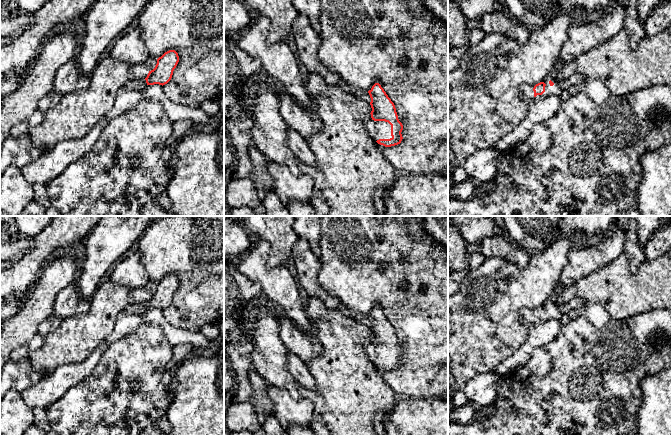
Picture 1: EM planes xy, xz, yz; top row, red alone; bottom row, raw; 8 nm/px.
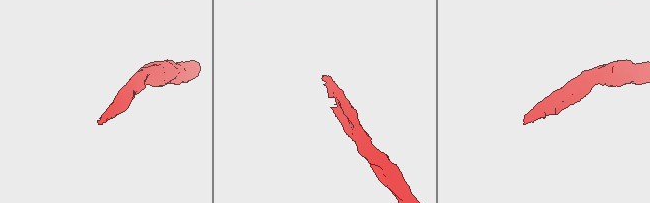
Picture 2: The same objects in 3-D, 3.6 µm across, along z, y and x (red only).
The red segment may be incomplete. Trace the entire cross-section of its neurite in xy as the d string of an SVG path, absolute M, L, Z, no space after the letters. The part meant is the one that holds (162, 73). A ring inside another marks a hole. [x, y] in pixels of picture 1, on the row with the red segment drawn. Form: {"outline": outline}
{"outline": "M169 50L157 59L155 68L149 71L145 79L131 80L124 85L124 88L139 91L145 89L148 85L159 84L163 86L171 80L178 62L178 53L175 50Z"}

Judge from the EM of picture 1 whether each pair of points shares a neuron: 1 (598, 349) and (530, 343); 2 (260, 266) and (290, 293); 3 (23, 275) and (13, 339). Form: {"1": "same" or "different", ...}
{"1": "different", "2": "same", "3": "different"}

